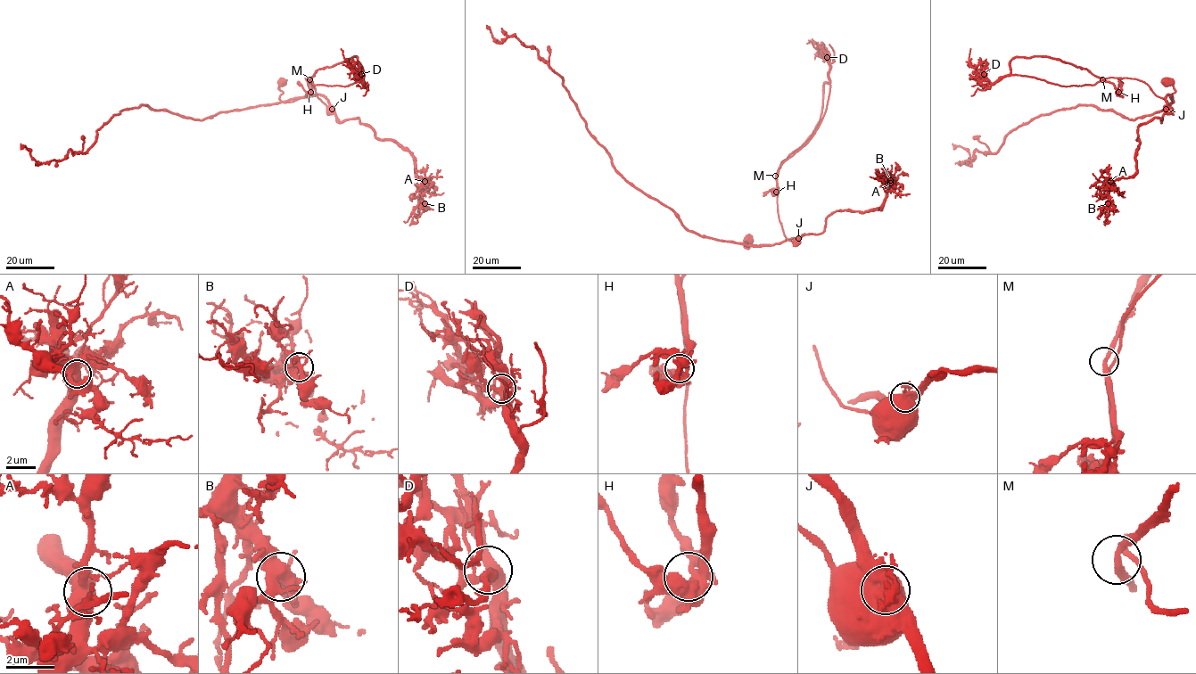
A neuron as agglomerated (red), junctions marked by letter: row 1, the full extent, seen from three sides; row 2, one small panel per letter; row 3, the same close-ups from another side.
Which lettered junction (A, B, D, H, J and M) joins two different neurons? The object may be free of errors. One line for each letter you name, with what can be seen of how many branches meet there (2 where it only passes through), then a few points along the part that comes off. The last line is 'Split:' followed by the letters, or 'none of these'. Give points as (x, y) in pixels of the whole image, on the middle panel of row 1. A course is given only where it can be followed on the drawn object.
J: branches 4; course (797, 238), (788, 241), (785, 235), (776, 179), (779, 166), (819, 127), (829, 93), (828, 59), (807, 44)
Split: J

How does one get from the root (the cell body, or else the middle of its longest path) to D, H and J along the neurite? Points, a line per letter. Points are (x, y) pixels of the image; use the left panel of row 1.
D: (281, 81), (282, 102), (321, 94), (329, 106), (310, 78), (346, 86), (363, 75), (364, 83), (361, 74)
H: (281, 81), (282, 102), (321, 94), (329, 105), (317, 96), (310, 77), (310, 92)
J: (281, 81), (278, 84), (283, 92), (279, 96), (282, 102), (321, 94), (332, 109)

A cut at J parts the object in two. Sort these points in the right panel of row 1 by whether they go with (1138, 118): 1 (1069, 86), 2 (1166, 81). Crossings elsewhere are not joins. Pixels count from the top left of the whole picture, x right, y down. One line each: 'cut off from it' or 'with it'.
1: cut off from it
2: with it

